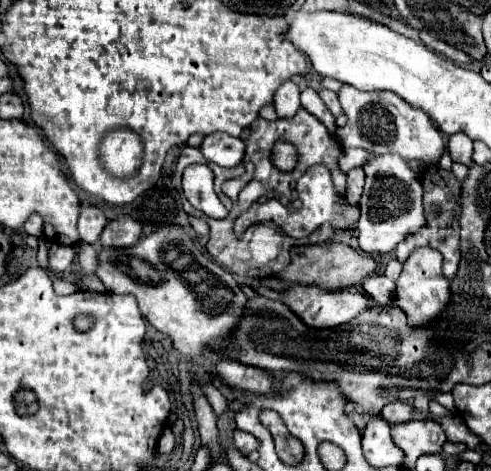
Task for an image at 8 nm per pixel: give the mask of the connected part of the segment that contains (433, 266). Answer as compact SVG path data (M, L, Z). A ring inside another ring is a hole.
M420 247L412 251L410 259L402 265L402 273L396 281L396 305L404 309L410 327L428 327L450 303L450 279L442 275L442 257L432 247Z

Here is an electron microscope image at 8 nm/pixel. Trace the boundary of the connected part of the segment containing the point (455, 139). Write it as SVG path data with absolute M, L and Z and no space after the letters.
M452 135L448 139L448 153L452 157L452 161L456 163L464 163L464 165L472 165L474 159L472 159L472 139L468 135Z

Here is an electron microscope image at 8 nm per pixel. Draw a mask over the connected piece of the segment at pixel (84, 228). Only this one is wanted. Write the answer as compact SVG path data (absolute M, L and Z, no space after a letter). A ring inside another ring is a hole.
M88 205L80 211L80 219L78 219L78 233L80 233L80 241L96 245L100 239L100 233L106 225L106 215L100 207L96 205Z

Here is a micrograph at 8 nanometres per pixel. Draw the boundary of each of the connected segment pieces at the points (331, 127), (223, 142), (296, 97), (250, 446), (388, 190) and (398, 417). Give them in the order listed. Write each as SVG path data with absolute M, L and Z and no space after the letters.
M308 87L308 89L302 91L302 107L304 107L306 111L310 111L316 119L320 119L320 121L328 127L328 131L330 131L332 135L336 133L336 123L334 123L332 113L328 111L328 107L324 105L324 101L320 99L320 95L318 95L312 87Z
M214 133L204 137L200 151L210 163L216 163L220 167L236 167L244 157L244 141L226 133Z
M294 81L282 83L278 93L274 95L274 109L278 117L294 117L300 109L300 89Z
M236 429L236 431L234 431L234 445L236 445L244 455L248 455L250 451L256 451L256 449L258 449L258 439L256 439L254 435L246 433L246 431Z
M372 155L364 163L364 171L366 171L366 185L364 185L362 199L358 203L358 207L360 207L358 243L360 243L360 249L366 251L366 253L382 253L382 255L386 255L386 253L392 253L394 247L406 235L412 235L414 231L420 231L422 225L426 223L424 205L422 205L422 183L418 183L418 175L398 155Z
M394 401L394 403L388 403L388 405L380 411L380 417L384 417L388 423L396 425L396 423L406 423L406 421L420 419L420 417L424 417L424 415L418 413L414 407L410 407L410 405L404 403L404 401Z

